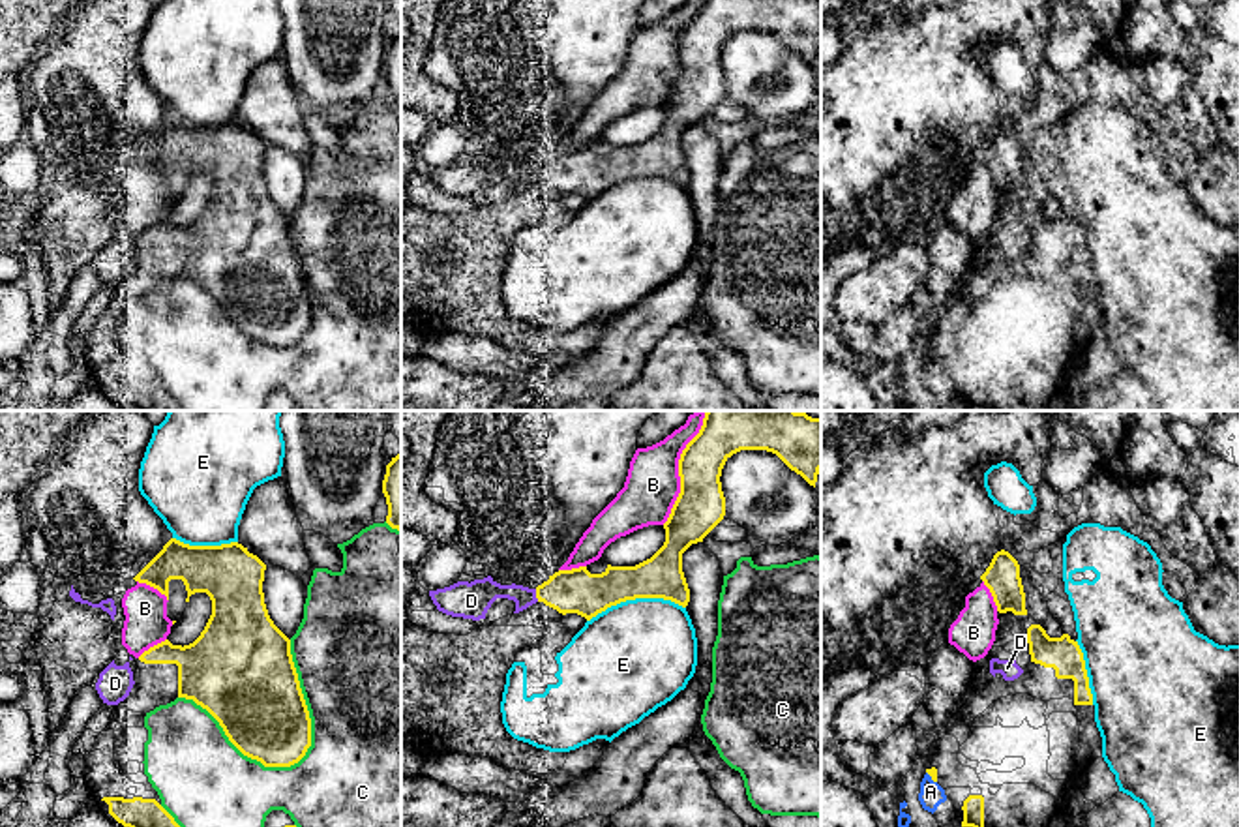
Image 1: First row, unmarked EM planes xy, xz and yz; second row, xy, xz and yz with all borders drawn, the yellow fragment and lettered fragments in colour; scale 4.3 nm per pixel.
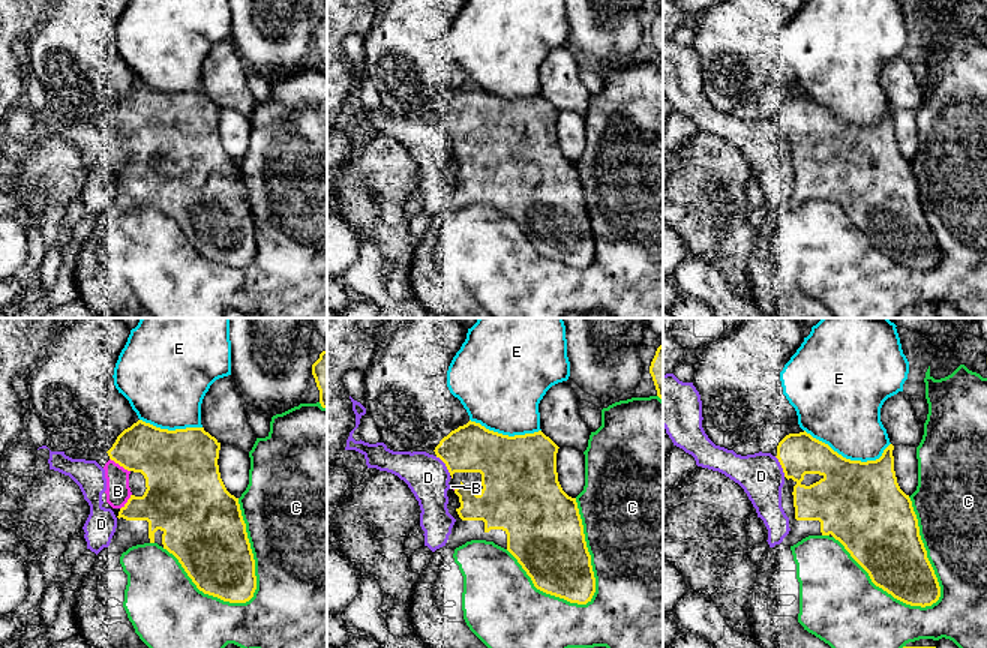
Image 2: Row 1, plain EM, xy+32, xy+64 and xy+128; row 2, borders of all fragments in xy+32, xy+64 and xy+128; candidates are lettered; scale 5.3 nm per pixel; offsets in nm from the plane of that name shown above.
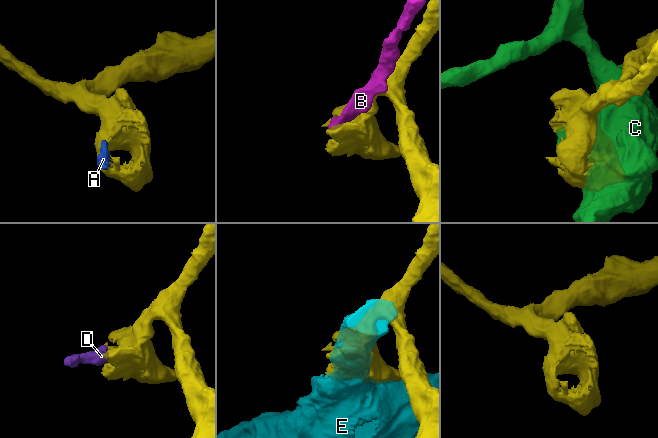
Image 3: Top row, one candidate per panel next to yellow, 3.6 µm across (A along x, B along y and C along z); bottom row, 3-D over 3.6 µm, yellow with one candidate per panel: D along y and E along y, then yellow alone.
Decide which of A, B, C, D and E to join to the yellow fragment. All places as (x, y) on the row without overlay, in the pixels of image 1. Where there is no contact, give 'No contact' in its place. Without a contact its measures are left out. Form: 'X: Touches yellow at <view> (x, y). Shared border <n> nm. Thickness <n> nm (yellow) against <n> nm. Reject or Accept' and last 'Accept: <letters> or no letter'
A: Touches yellow at yz (930, 355). Shared border 70 nm. Thickness 40 nm (yellow) against 100 nm. Reject
B: Touches yellow at xz (679, 53). Shared border 480 nm. Thickness 220 nm (yellow) against 240 nm. Reject
C: Touches yellow at xy (244, 334). Shared border 600 nm. Thickness 380 nm (yellow) against 420 nm. Reject
D: Touches yellow at xz (537, 175). Shared border 60 nm. Thickness 190 nm (yellow) against 140 nm. Reject
E: Touches yellow at xz (636, 177). Shared border 420 nm. Thickness 190 nm (yellow) against 480 nm. Reject
Accept: no letter

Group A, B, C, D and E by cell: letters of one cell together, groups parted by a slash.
A B D / C / E

